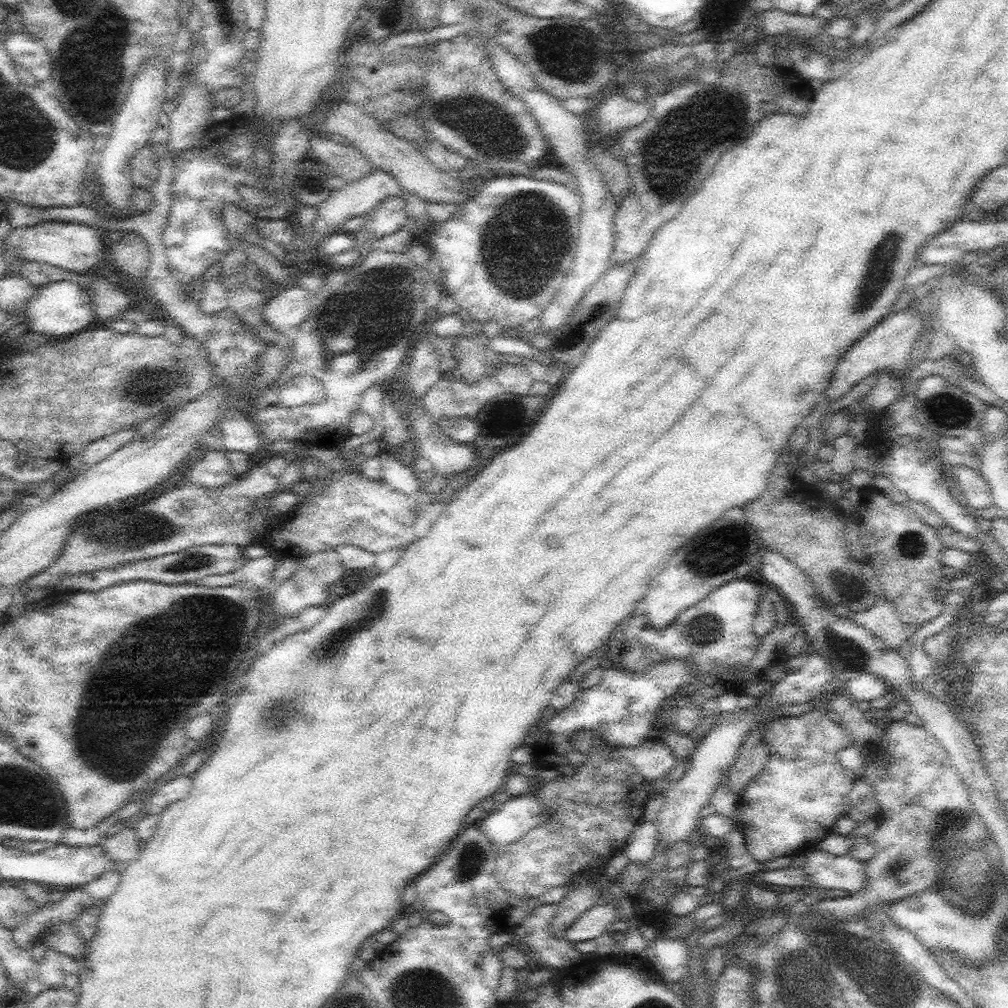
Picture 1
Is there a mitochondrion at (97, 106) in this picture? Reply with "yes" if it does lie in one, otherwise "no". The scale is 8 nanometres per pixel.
yes

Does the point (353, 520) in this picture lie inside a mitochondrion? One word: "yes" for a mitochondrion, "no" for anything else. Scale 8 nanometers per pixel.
yes

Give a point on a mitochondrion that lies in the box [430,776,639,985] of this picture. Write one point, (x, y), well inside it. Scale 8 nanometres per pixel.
(471, 862)

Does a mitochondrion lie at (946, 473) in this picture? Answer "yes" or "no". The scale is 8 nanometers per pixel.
no

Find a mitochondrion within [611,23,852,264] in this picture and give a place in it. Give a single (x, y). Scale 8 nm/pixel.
(653, 155)

